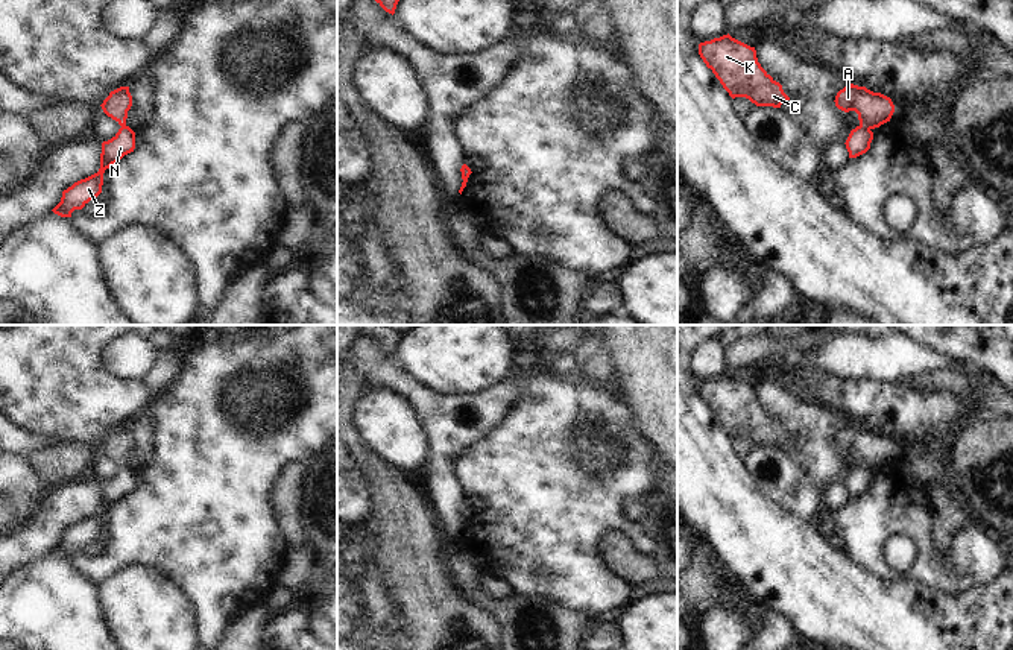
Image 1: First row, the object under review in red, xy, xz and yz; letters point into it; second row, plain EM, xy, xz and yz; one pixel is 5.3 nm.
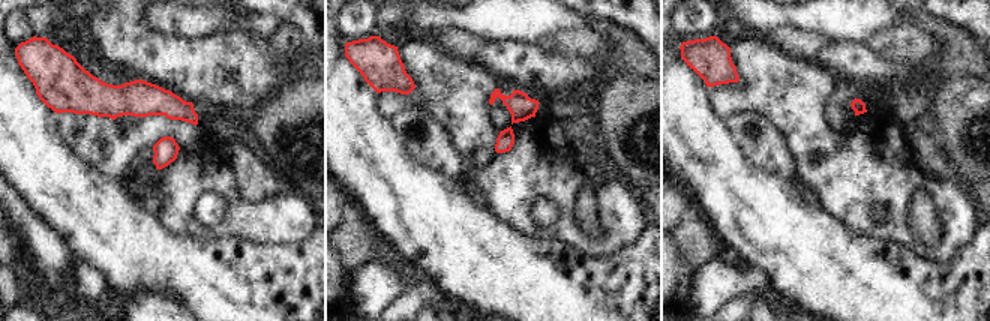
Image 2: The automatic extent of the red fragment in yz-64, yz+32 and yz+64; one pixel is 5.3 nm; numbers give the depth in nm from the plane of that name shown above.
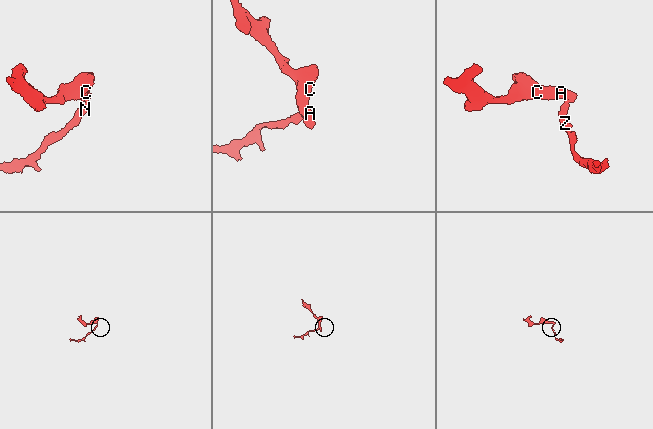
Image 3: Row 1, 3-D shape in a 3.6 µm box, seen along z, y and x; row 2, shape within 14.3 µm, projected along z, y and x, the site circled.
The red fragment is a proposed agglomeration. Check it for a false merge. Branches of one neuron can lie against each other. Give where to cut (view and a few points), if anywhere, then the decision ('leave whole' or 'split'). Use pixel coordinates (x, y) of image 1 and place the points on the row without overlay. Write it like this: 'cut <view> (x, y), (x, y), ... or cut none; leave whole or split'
cut yz (860, 465), (869, 470); split

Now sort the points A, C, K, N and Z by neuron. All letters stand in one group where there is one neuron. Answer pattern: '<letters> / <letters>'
A C K / N Z

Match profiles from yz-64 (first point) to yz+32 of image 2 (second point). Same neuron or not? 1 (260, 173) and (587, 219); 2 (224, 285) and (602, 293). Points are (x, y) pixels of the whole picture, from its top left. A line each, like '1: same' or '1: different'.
1: same
2: same

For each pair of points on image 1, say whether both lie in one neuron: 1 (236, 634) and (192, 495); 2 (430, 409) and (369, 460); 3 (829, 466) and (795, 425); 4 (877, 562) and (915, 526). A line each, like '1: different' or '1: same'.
1: different
2: different
3: same
4: same

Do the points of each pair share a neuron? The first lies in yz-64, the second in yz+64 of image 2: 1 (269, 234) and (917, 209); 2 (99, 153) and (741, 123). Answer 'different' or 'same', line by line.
1: different
2: same

